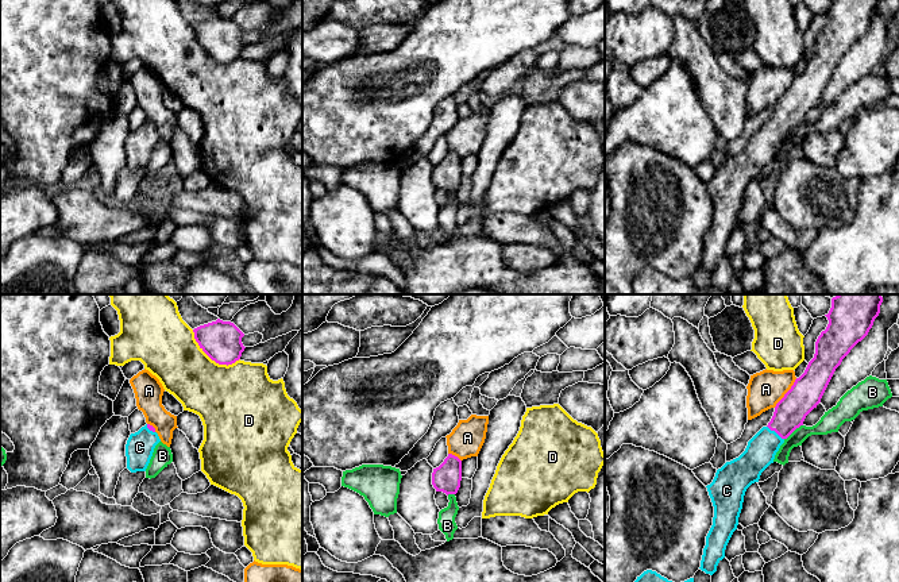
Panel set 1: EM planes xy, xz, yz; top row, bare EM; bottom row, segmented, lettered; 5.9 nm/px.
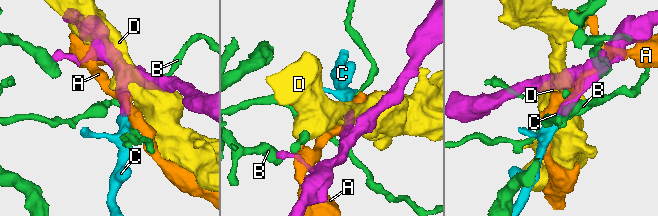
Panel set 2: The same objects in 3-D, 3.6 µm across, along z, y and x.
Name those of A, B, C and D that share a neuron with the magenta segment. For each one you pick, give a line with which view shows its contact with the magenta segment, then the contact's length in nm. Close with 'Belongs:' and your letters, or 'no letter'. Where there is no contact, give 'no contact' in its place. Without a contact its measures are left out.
C: contact in yz; length 130 nm
Belongs: C

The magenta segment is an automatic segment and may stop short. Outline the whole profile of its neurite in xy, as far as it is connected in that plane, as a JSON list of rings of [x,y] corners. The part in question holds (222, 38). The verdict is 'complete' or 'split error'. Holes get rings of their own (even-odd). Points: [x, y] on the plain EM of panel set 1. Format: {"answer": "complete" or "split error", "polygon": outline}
{"answer": "complete", "polygon": [[[216,19],[193,27],[200,46],[219,62],[232,62],[240,57],[244,43],[244,31],[231,19]]]}

